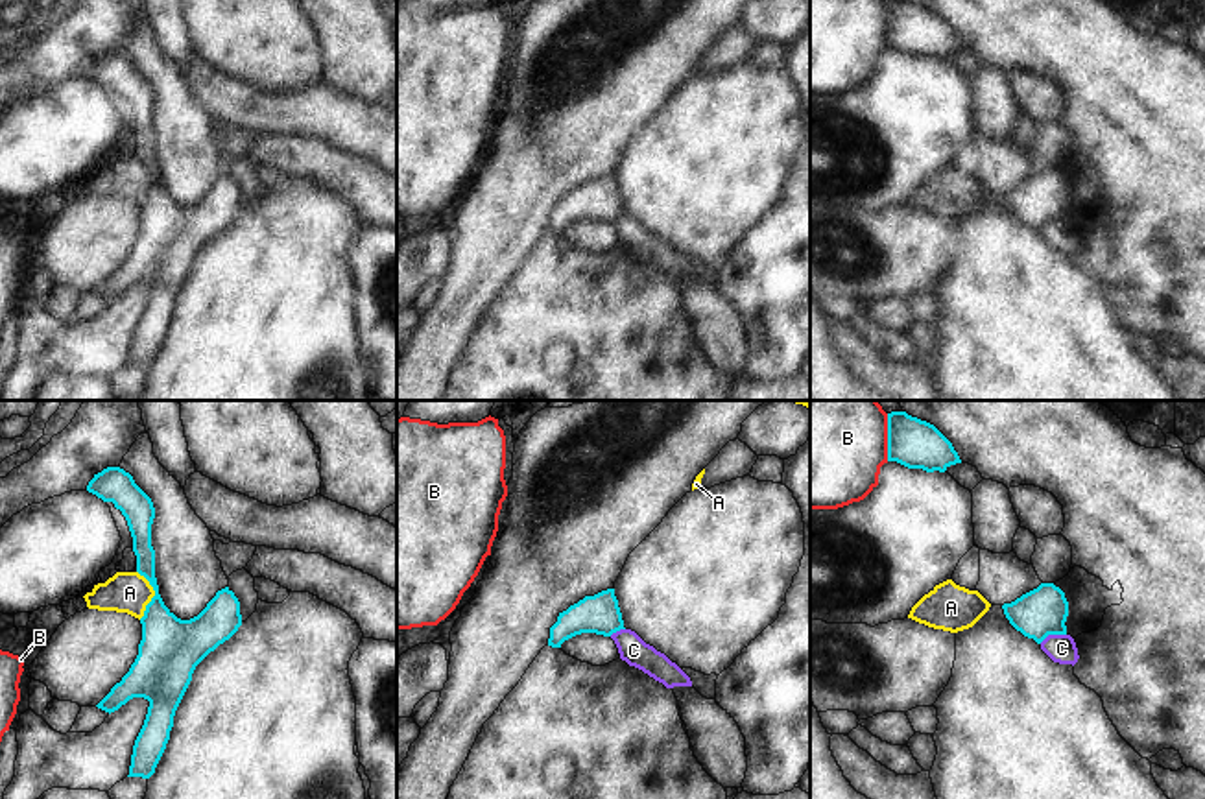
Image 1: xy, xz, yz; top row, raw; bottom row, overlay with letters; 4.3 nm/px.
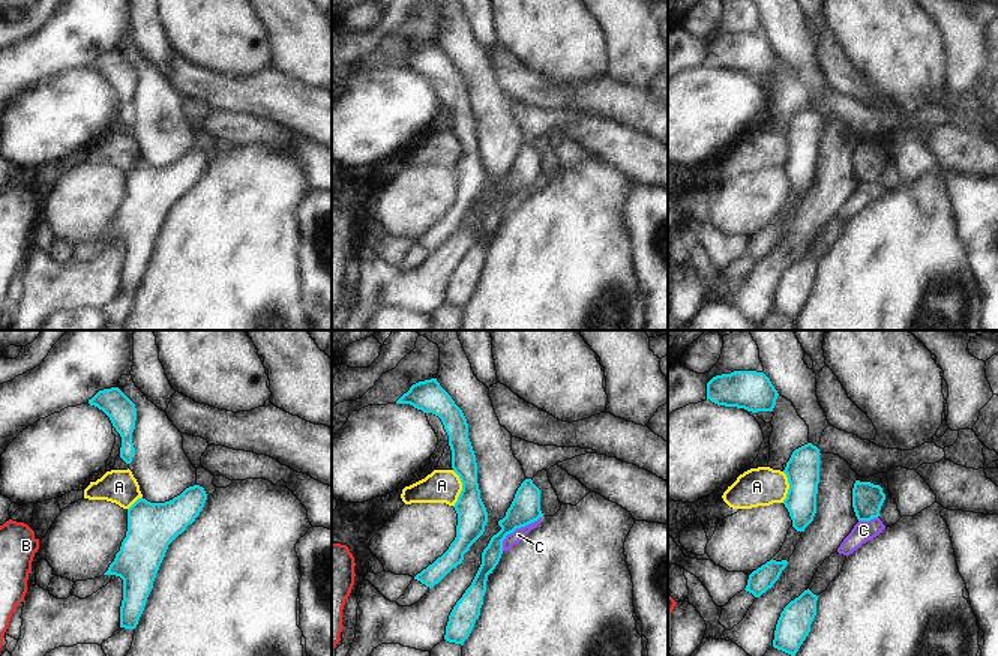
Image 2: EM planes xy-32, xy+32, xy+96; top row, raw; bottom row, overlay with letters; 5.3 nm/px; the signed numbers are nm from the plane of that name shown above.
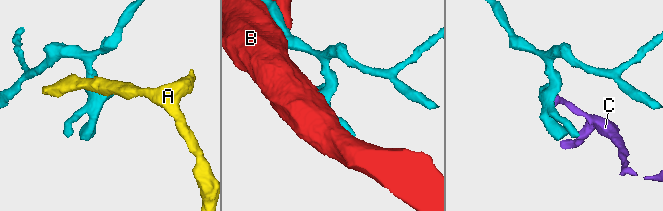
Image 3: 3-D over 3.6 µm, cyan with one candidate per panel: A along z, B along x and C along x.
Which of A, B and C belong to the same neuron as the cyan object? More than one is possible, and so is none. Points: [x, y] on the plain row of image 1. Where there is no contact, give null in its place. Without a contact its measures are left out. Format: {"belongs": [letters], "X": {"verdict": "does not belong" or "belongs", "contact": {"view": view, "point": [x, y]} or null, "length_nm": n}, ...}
{"belongs": [], "A": {"verdict": "does not belong", "contact": {"view": "xy", "point": [155, 181]}, "length_nm": 220}, "B": {"verdict": "does not belong", "contact": {"view": "yz", "point": [888, 24]}, "length_nm": 200}, "C": {"verdict": "does not belong", "contact": {"view": "yz", "point": [1052, 220]}, "length_nm": 130}}

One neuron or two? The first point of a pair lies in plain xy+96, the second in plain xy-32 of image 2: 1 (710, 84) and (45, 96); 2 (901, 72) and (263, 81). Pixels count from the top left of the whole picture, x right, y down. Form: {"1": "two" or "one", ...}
{"1": "one", "2": "two"}

